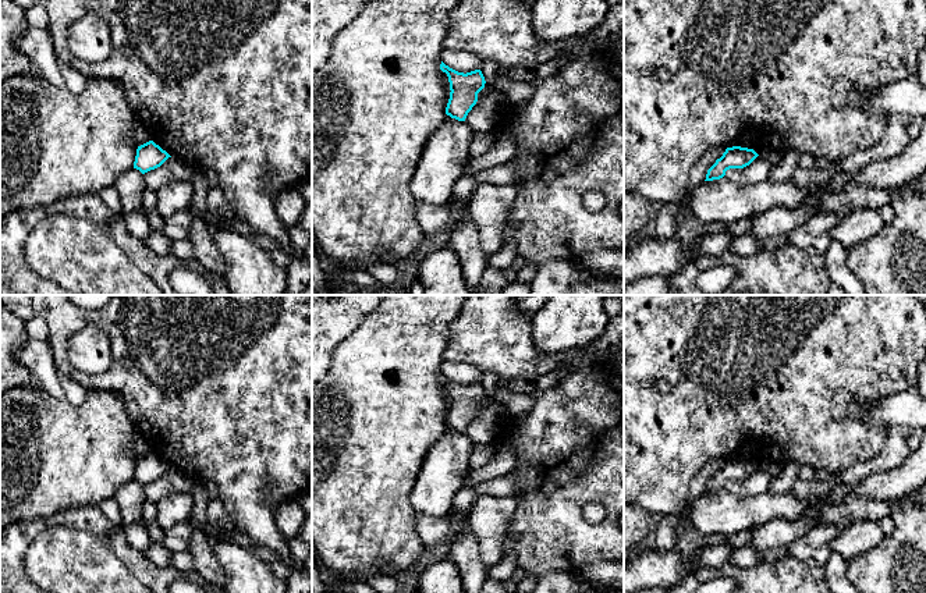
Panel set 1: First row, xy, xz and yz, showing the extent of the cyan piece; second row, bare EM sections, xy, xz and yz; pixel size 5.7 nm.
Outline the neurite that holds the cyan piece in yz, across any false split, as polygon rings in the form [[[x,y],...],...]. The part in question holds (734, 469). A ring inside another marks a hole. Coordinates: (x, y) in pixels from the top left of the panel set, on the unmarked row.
[[[732,458],[707,482],[705,493],[720,491],[730,480],[744,480],[749,477],[759,466],[753,461]]]

